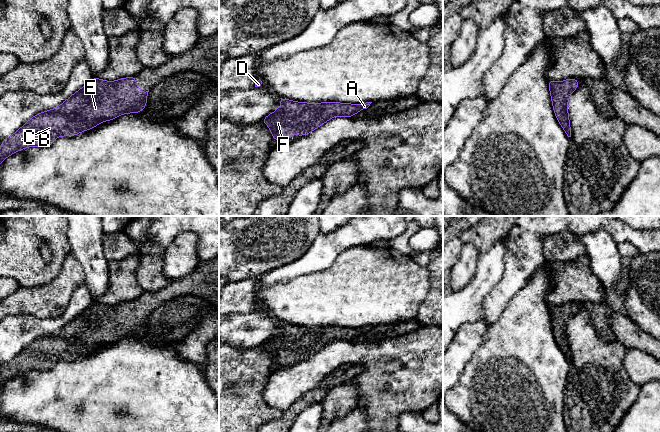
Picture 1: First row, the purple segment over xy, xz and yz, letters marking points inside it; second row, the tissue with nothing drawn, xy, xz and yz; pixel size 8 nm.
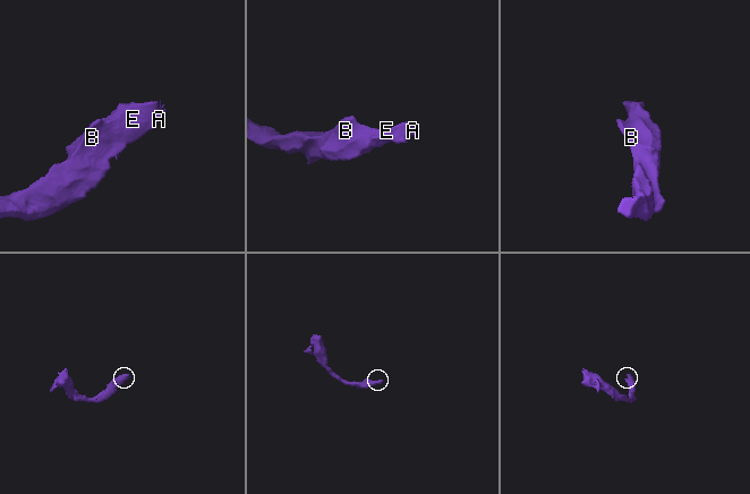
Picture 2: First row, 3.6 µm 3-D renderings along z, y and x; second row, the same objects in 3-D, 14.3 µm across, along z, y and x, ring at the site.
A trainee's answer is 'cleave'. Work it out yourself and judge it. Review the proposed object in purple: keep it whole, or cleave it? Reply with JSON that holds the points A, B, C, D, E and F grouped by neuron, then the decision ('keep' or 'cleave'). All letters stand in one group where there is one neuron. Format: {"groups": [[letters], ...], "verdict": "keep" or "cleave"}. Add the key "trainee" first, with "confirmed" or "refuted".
{"trainee": "refuted", "groups": [["A", "B", "C", "D", "E", "F"]], "verdict": "keep"}

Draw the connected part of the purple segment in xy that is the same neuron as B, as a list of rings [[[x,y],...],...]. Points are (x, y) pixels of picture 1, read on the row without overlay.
[[[136,299],[113,306],[92,302],[91,305],[71,319],[59,331],[38,337],[16,357],[4,363],[0,373],[0,388],[13,377],[30,370],[50,370],[58,360],[75,360],[125,337],[140,337],[147,328],[148,315],[141,316],[136,310]]]

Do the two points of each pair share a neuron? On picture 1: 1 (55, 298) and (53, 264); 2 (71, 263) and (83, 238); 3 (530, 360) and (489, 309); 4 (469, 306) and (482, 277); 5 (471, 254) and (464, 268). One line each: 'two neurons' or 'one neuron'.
1: two neurons
2: two neurons
3: two neurons
4: one neuron
5: one neuron

